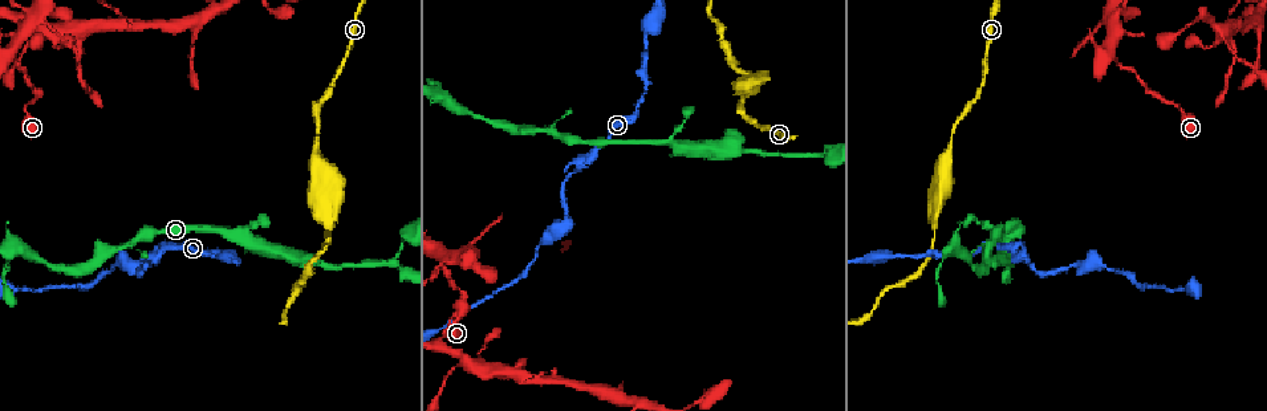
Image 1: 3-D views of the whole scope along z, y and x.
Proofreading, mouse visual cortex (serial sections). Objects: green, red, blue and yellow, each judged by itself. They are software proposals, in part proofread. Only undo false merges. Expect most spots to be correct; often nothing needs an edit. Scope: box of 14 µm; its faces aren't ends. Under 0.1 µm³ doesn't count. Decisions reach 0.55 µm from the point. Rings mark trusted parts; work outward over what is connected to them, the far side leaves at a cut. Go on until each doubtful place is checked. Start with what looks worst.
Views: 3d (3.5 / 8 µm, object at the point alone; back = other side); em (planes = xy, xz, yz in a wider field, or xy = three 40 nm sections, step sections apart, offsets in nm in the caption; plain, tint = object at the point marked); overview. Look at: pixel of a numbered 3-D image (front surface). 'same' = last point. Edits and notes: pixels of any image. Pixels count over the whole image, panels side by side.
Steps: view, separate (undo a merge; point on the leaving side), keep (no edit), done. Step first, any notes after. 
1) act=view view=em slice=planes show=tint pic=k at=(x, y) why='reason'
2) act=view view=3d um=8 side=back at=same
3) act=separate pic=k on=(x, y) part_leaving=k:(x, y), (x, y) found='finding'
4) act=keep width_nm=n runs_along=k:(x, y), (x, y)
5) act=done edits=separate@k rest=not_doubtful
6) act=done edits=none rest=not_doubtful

act=view view=3d um=3.5 pic=1 at=(934, 237)

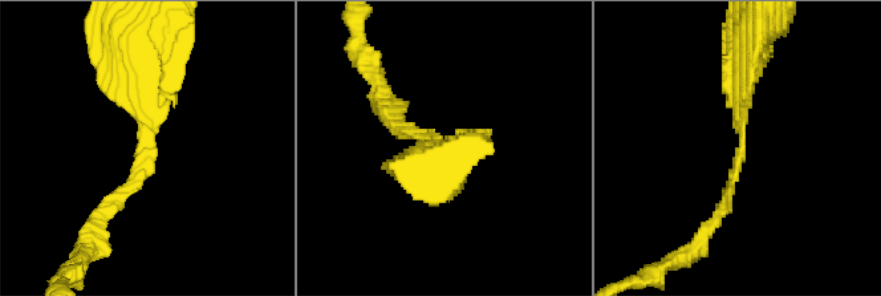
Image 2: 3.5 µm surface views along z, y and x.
act=view view=em slice=xy step=2 show=tint pic=2 at=(739, 143) arm_widths_nm=150,300

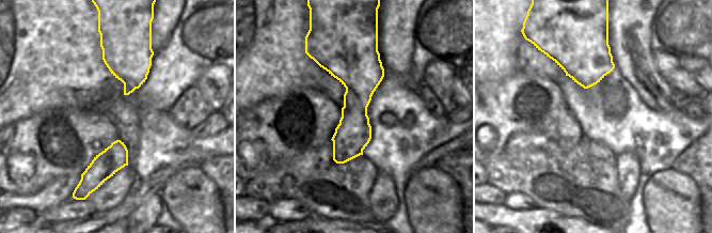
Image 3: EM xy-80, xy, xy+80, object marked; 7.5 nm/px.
act=keep runs_along=2:(135, 57), (151, 138), (102, 211) found='continuous, no second cell'

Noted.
act=view view=3d um=8 pic=1 at=(391, 261) why='small branch off a trunk'

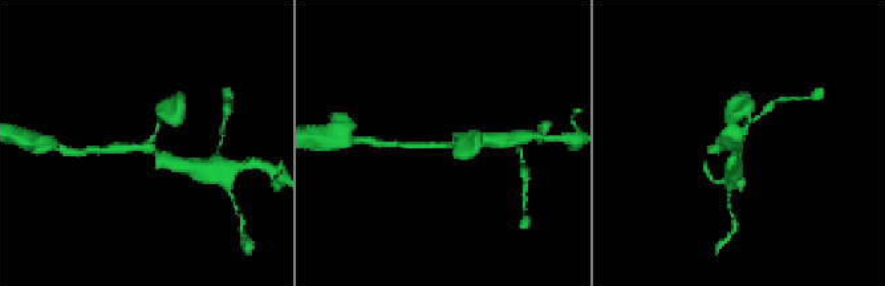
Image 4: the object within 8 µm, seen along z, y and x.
act=view view=em slice=planes show=tint pic=4 at=(146, 147)

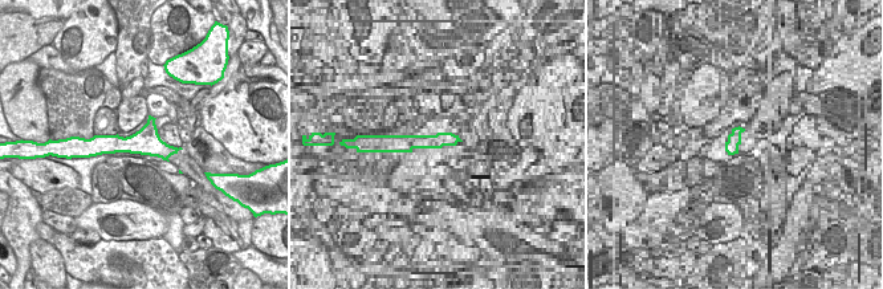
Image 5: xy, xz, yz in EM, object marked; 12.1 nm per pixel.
act=keep runs_along=5:(98, 138), (174, 150) found='continuous, no second cell'

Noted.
act=view view=3d um=3.5 pic=1 at=(1017, 235) why='sharp bend'

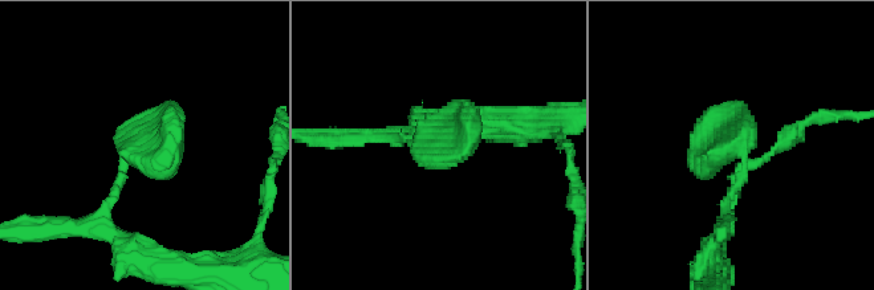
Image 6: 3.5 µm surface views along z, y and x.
act=view view=em slice=xy step=1 show=tint pic=6 at=(418, 155) why='shape alone is not enough'

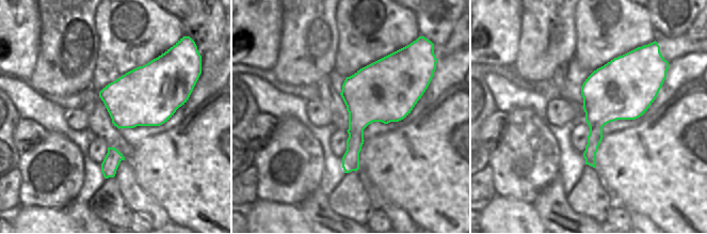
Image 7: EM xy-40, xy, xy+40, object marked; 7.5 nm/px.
act=keep runs_along=6:(374, 138), (403, 138), (423, 155), (452, 117) found='one cell here'

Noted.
act=done edits=none rest=not_doubtful

